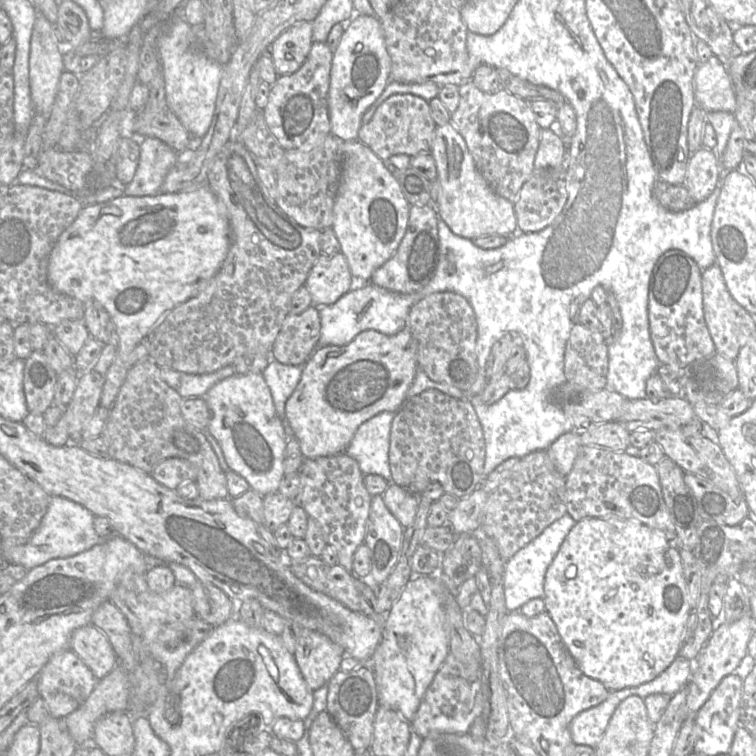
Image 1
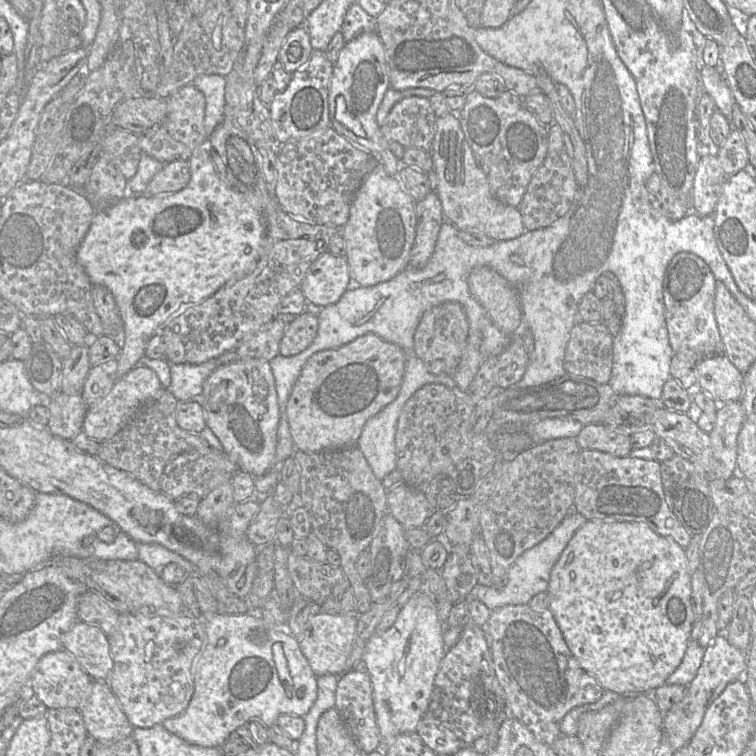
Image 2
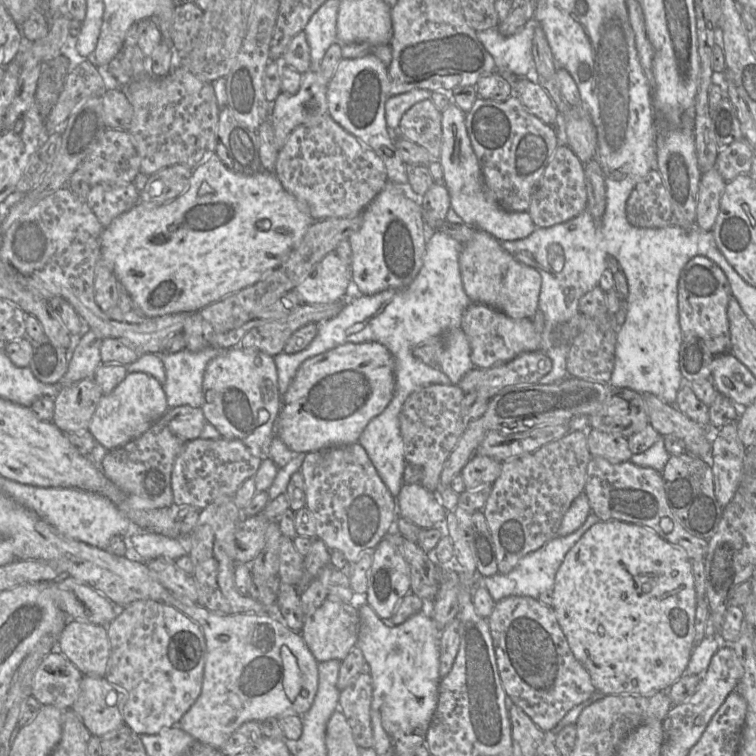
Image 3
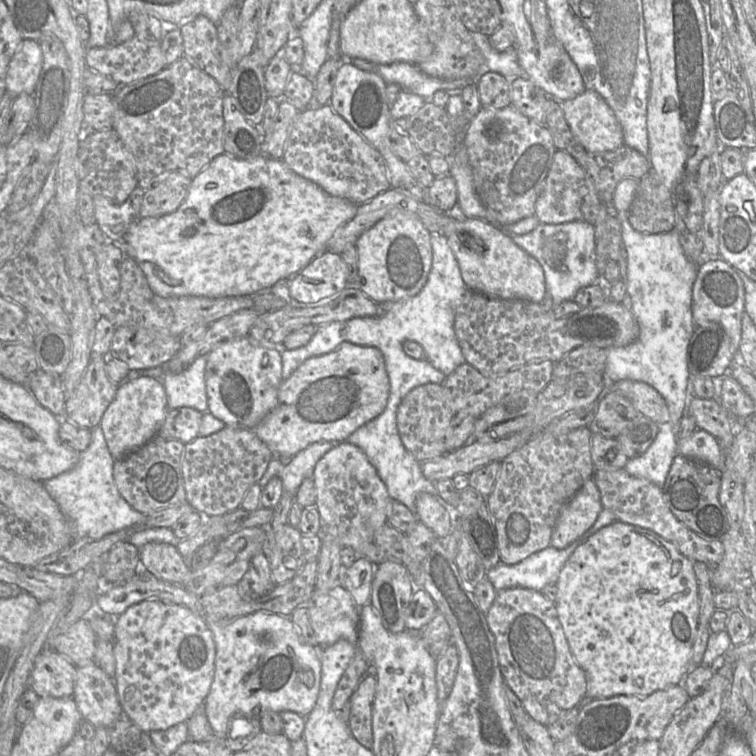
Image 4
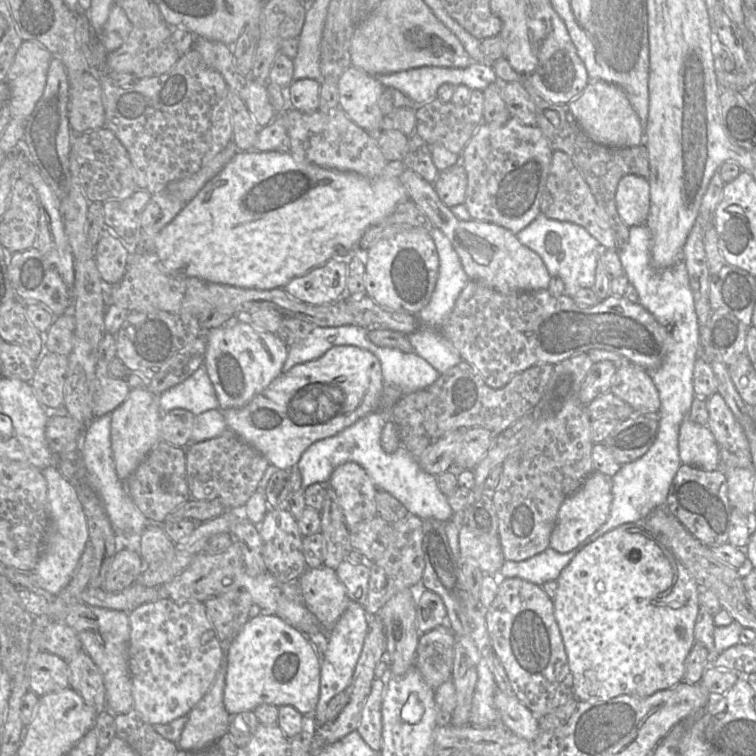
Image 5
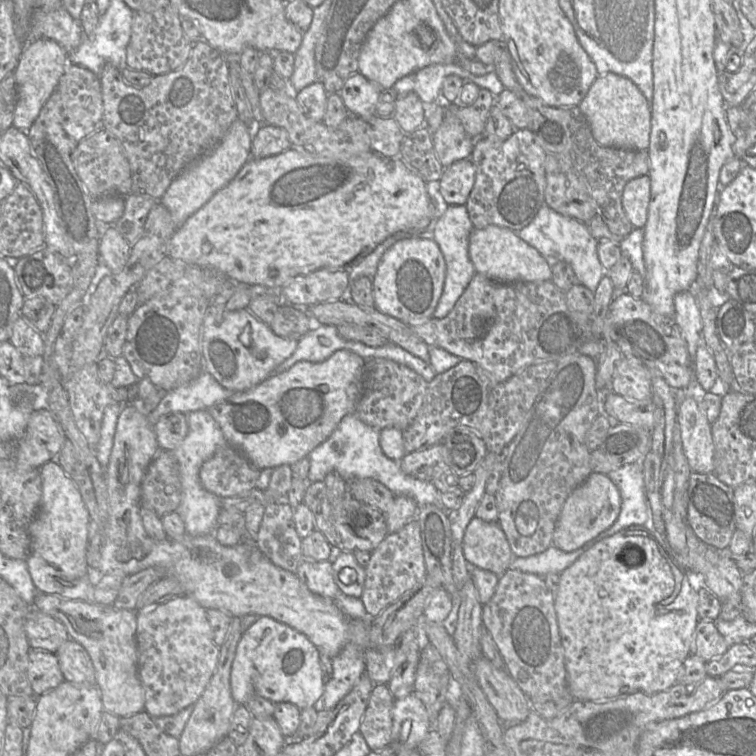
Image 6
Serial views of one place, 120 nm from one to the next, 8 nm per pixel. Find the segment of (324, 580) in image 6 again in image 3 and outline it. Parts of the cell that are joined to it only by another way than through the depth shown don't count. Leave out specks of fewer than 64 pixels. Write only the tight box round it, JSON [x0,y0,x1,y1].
[301,599,358,663]

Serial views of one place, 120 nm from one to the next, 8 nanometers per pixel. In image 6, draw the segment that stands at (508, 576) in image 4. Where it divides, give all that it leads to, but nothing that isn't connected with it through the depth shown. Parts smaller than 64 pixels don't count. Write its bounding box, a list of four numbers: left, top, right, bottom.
[510,541,594,577]

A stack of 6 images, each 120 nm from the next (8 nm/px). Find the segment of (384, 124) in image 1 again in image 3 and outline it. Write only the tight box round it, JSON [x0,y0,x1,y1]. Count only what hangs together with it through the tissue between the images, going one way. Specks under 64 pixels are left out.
[399,99,442,160]

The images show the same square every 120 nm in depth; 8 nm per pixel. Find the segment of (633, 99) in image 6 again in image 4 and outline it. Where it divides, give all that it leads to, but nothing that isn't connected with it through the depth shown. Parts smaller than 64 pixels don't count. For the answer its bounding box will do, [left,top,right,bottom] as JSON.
[561,90,624,152]

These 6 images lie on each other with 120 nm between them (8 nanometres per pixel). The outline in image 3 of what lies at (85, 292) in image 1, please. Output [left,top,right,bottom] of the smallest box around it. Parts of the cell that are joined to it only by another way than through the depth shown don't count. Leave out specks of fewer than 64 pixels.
[101,153,314,317]

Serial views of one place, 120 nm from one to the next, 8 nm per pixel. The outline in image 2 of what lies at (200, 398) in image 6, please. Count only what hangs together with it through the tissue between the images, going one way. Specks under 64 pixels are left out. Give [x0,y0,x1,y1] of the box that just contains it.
[169,350,238,401]

